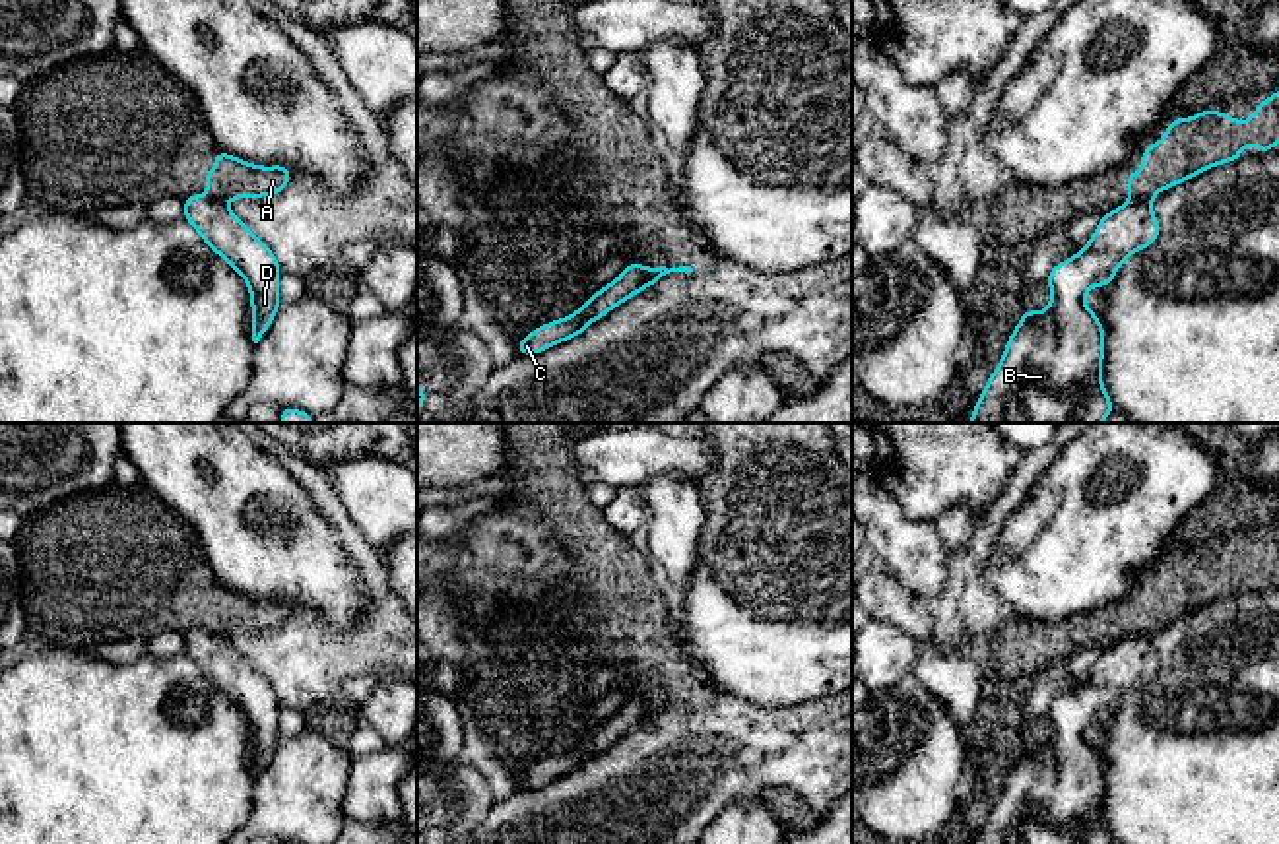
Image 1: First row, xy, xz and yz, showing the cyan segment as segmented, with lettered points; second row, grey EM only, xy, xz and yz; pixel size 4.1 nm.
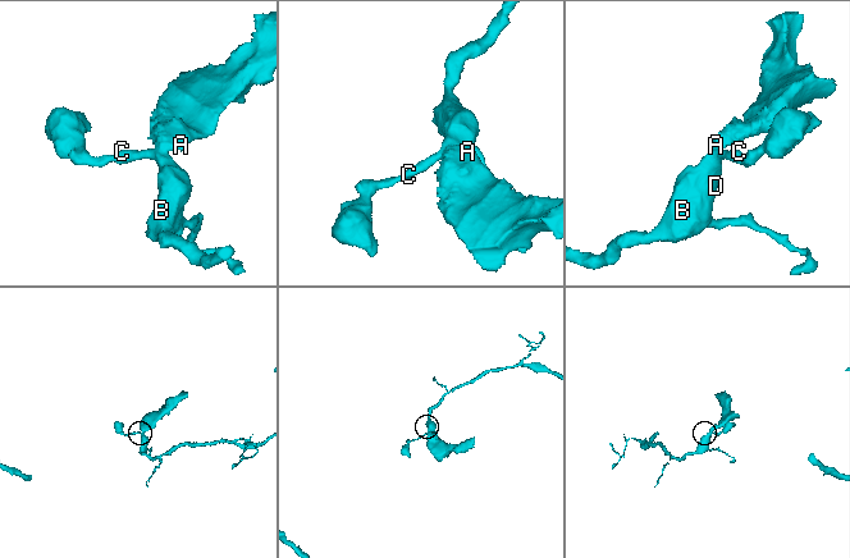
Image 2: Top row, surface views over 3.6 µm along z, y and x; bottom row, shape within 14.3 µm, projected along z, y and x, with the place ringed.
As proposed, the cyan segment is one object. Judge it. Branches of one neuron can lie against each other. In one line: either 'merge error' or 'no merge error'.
merge error

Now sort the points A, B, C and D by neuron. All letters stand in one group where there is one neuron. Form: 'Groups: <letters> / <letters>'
Groups: A / B C D

